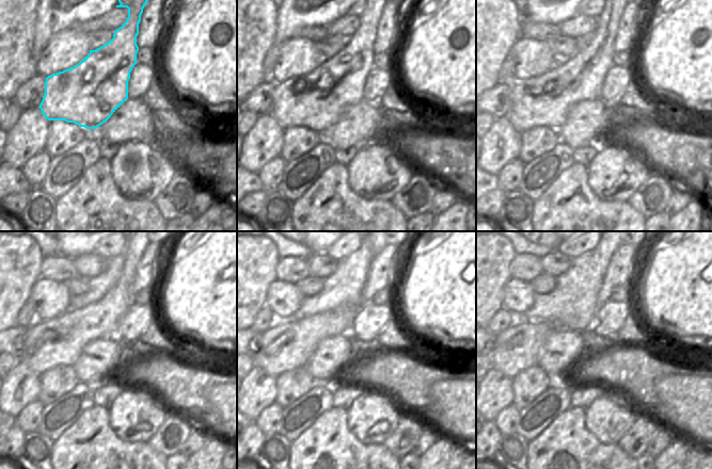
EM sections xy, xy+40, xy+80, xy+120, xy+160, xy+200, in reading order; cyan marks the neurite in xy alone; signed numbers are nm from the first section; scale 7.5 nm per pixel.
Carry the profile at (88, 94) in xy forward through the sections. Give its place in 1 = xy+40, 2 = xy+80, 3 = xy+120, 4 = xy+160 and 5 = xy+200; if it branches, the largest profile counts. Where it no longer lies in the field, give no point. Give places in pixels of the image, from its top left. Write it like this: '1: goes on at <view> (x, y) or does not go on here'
1: goes on at xy+40 (318, 100)
2: goes on at xy+80 (544, 100)
3: goes on at xy+120 (59, 341)
4: goes on at xy+160 (287, 344)
5: goes on at xy+200 (516, 350)

